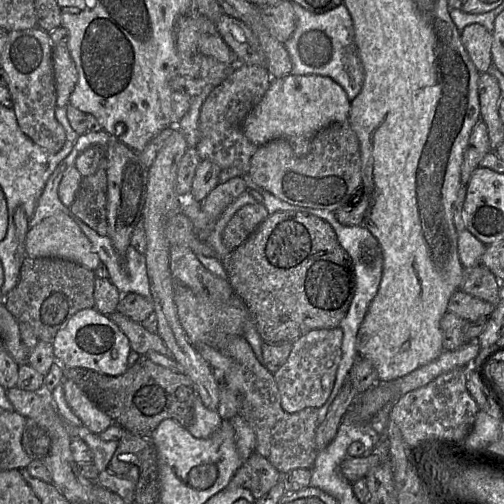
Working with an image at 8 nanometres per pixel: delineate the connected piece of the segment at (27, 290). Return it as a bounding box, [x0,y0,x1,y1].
[3,257,94,342]

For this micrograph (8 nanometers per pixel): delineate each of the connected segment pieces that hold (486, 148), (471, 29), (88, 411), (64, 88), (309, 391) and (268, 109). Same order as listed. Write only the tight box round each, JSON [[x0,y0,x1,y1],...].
[[461,119,492,185],[461,24,492,72],[62,379,113,434],[52,45,78,107],[275,326,343,413],[243,73,351,157]]

